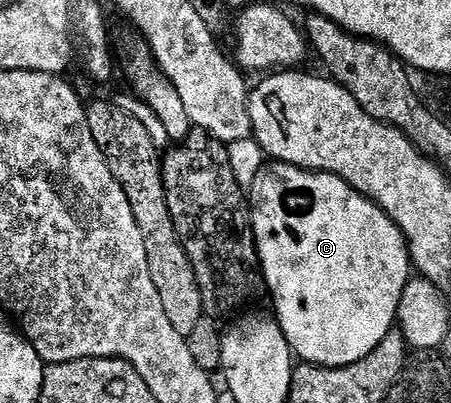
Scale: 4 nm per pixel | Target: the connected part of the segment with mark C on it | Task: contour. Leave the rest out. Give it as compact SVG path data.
M282 163L264 164L263 172L255 180L253 186L253 224L255 227L255 246L259 249L259 264L263 266L263 278L267 280L267 292L270 300L275 300L274 316L285 331L285 339L291 345L292 354L300 362L313 365L348 365L357 363L385 339L387 333L392 332L399 316L401 291L405 291L407 282L413 276L411 255L407 251L407 240L403 233L368 197L362 197L356 189L349 187L341 178L332 173L316 173L309 169L300 169L298 165Z

